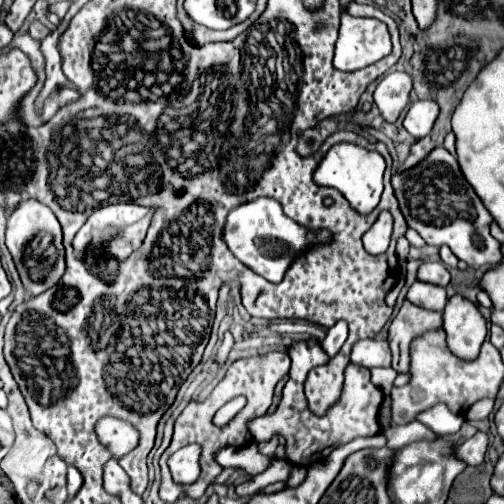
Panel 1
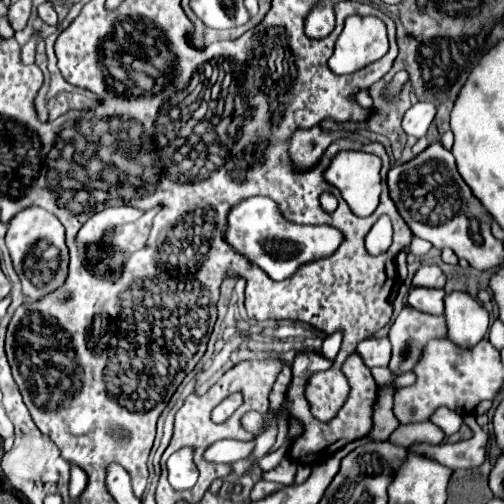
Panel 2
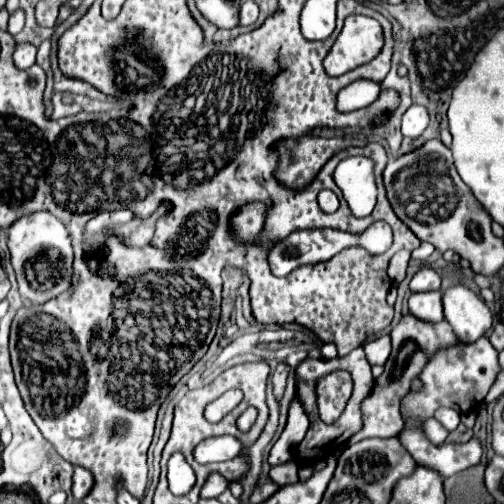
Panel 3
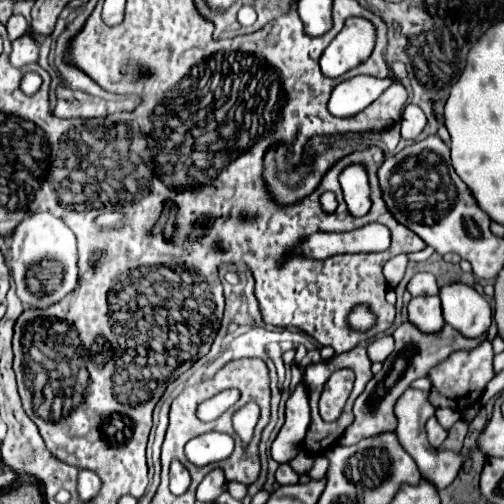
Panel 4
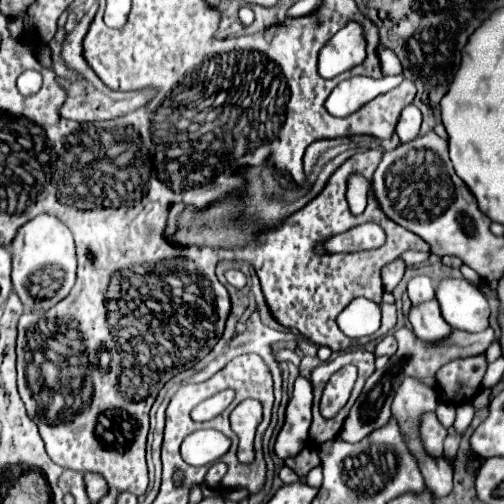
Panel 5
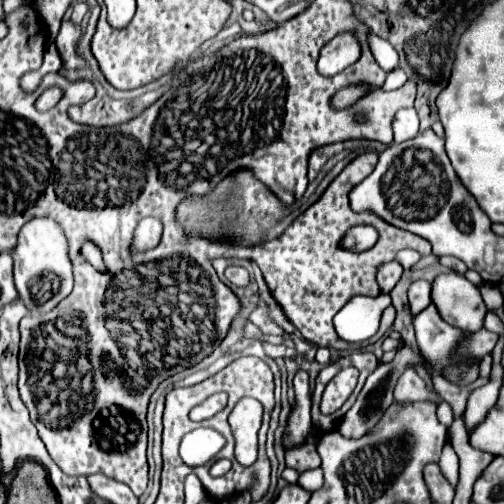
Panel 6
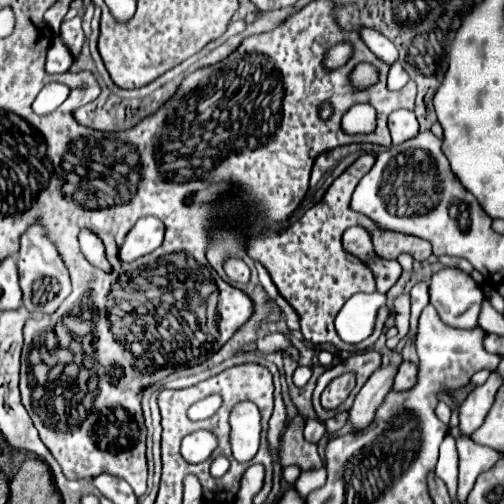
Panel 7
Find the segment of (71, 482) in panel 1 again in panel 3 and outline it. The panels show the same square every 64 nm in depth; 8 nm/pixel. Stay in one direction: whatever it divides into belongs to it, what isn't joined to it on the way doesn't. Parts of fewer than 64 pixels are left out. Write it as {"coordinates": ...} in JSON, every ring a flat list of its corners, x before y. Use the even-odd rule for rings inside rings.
{"coordinates":[[76,466,76,468,74,468,71,489,74,500,80,502,90,488,92,488,92,474,90,474,88,470,84,470,82,466]]}

